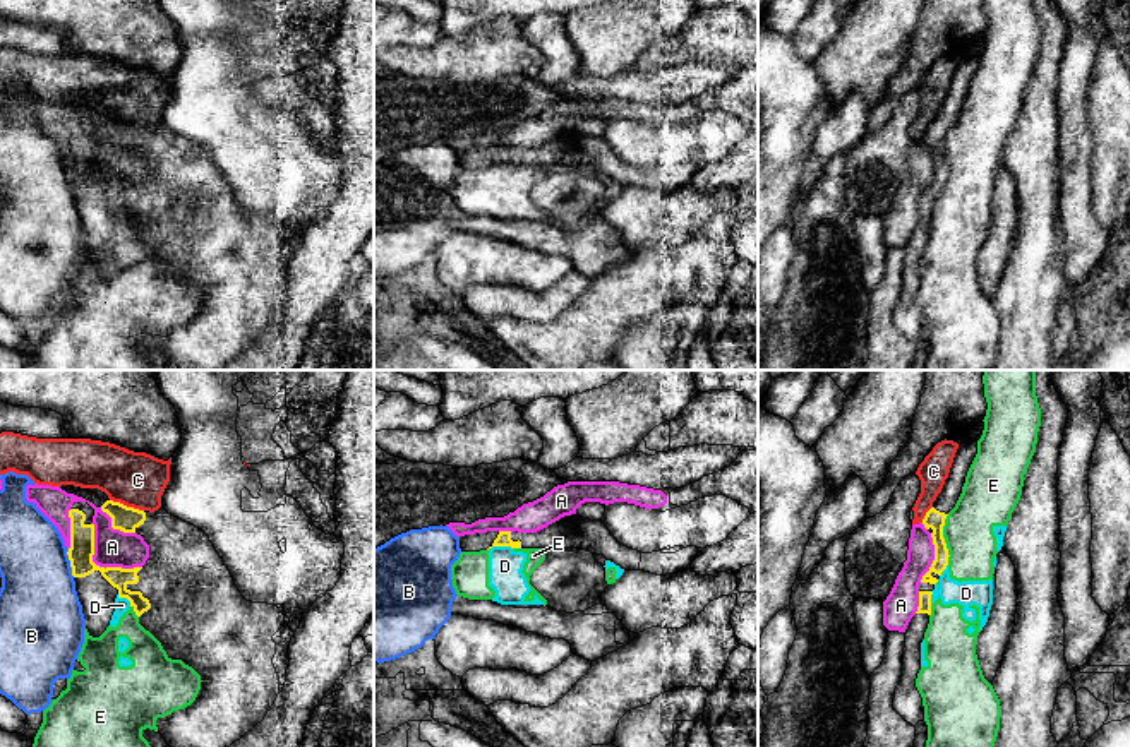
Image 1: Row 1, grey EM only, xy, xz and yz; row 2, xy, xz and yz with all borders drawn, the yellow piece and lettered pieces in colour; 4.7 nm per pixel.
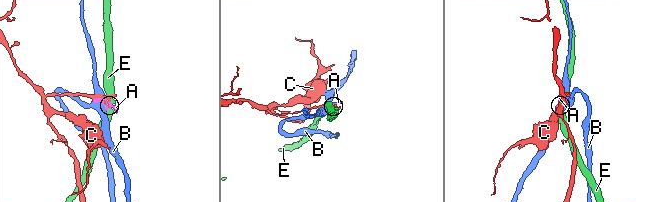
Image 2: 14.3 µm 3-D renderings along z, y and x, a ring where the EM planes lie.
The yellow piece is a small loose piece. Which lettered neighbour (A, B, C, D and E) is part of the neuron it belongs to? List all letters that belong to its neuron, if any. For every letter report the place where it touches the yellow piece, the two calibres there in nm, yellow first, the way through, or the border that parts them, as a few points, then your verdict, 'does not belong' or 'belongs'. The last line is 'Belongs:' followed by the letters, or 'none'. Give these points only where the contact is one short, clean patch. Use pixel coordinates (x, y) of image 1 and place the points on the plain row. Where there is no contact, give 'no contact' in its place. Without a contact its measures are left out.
A: meets yellow in xy at (98, 182); 120 nm thick on the yellow side, 180 nm on the other; does not belong
B: meets yellow in xy at (71, 180); 120 nm thick on the yellow side, 360 nm on the other; border along xy (66, 168), (74, 192); does not belong
C: meets yellow in xy at (126, 122); 120 nm thick on the yellow side, 260 nm on the other; border along xy (110, 115), (143, 127); does not belong
D: meets yellow in xz at (499, 161); 70 nm thick on the yellow side, 160 nm on the other; border along xz (513, 163), (487, 165); does not belong
E: meets yellow in yz at (943, 156); 90 nm thick on the yellow side, 240 nm on the other; border along yz (949, 131), (943, 141), (947, 180); does not belong
Belongs: none

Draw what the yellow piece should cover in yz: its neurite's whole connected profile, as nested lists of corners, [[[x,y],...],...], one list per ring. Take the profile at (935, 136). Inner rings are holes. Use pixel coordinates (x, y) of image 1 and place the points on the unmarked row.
[[[967,53],[957,65],[948,94],[938,110],[933,123],[926,128],[923,140],[931,149],[935,176],[919,200],[919,223],[905,245],[905,264],[902,271],[902,295],[895,305],[893,326],[912,343],[924,336],[923,314],[916,303],[921,286],[921,259],[929,240],[931,211],[941,188],[948,182],[948,164],[943,154],[943,142],[948,128],[955,123],[967,87],[977,70],[977,57]]]

